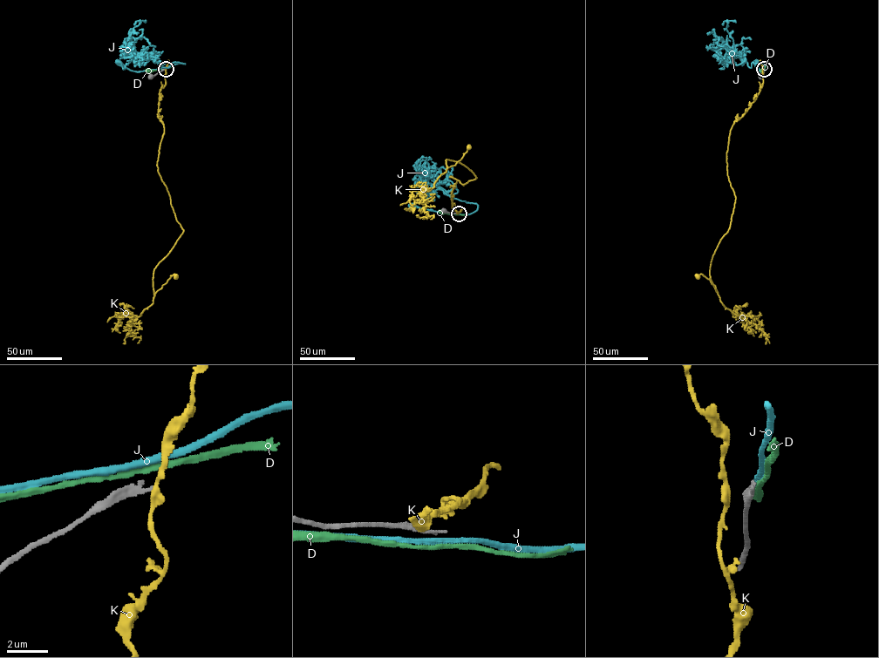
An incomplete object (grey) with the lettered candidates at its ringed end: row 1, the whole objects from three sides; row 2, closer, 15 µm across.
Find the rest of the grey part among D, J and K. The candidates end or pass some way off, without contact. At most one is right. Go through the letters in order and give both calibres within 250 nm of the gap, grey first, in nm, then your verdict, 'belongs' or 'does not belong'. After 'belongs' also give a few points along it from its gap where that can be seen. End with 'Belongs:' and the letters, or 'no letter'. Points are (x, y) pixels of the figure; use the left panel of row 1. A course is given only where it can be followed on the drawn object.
D: 160/240 nm | does not belong
J: 160/320 nm | does not belong
K: 160/320 nm | does not belong
Belongs: no letter

